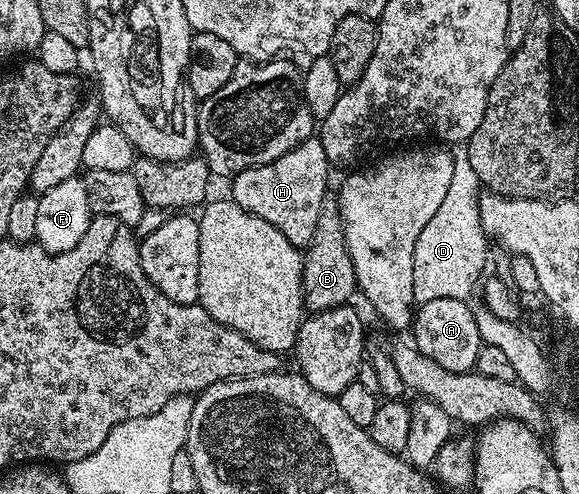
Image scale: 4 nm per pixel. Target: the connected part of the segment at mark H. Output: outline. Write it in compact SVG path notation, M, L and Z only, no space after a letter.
M311 136L296 148L284 152L276 160L268 164L260 164L256 168L244 168L244 172L235 174L229 183L232 200L240 204L248 212L260 216L260 220L268 220L293 246L305 248L309 246L316 232L316 220L320 220L320 208L327 201L326 181L330 178L332 167L324 156L324 144L321 137Z

